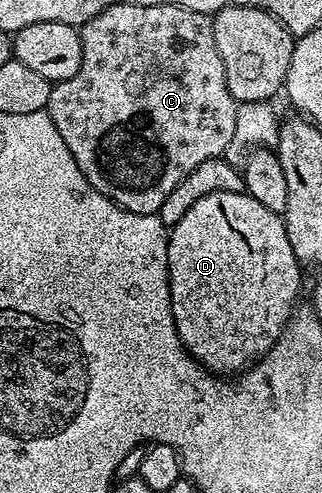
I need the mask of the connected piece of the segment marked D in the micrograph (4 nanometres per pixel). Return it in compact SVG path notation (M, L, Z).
M216 191L199 197L199 201L179 217L168 236L171 313L181 343L206 372L221 377L232 376L229 375L232 371L244 372L276 345L298 306L303 267L297 262L291 241L287 241L284 218L267 209L267 205L259 205L259 201L245 191Z

